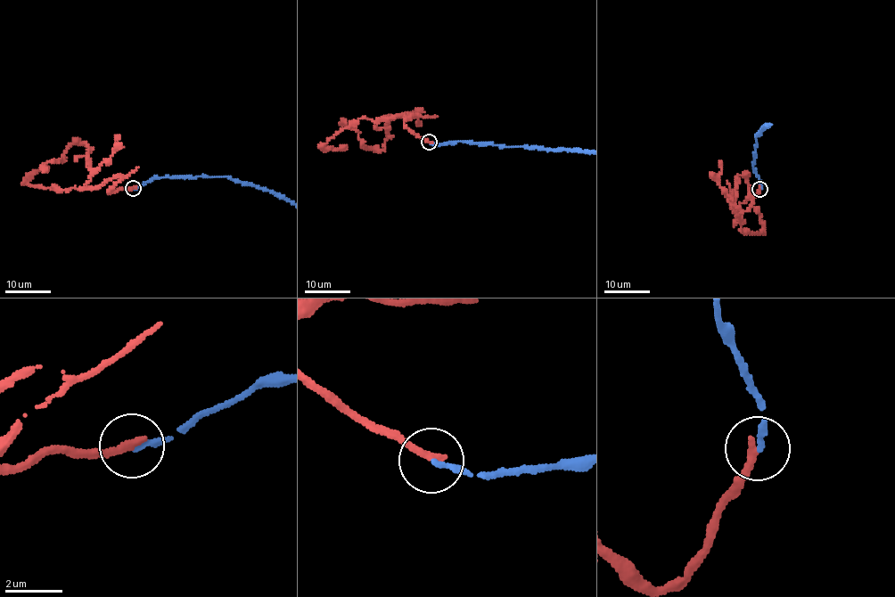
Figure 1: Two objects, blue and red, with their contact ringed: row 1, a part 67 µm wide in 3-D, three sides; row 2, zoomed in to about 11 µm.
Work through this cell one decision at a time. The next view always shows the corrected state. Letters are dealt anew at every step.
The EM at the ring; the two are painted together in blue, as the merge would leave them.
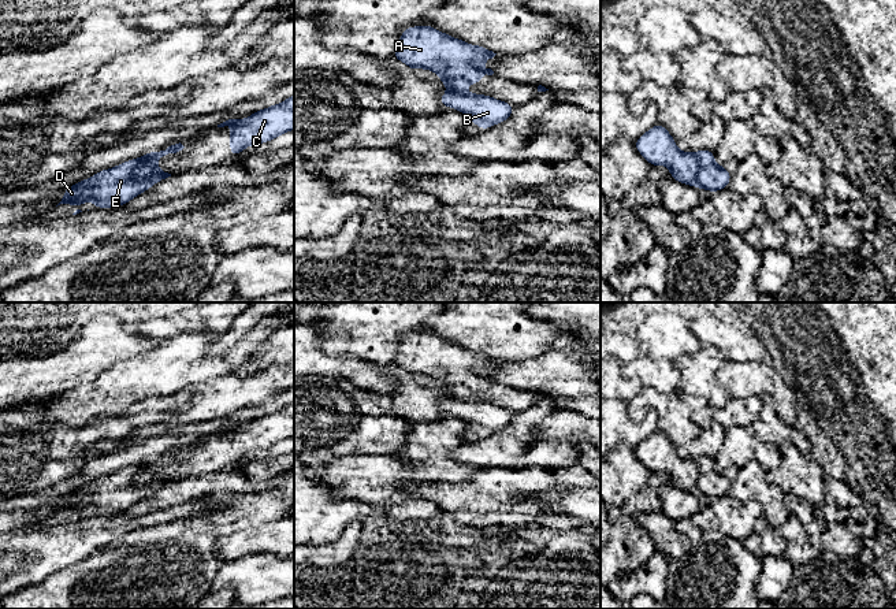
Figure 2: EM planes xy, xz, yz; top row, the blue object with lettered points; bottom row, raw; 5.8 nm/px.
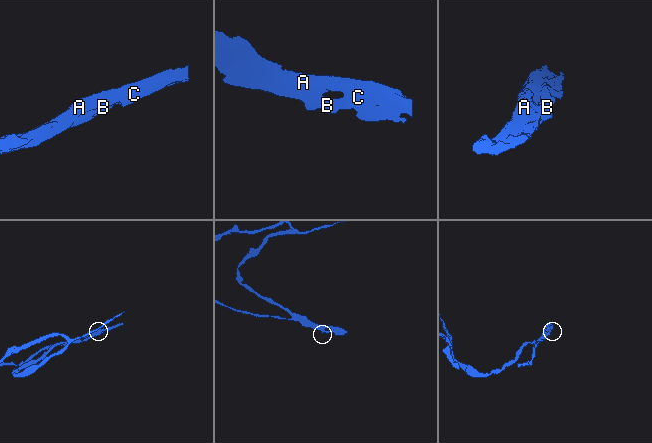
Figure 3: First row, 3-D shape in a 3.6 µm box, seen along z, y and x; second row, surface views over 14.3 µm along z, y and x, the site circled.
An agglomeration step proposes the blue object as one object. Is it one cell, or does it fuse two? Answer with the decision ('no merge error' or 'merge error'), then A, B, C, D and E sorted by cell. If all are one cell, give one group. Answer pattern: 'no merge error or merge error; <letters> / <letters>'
merge error; A C / B D E

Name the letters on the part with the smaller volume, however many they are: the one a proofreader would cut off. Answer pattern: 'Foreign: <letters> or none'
Foreign: B, D, E

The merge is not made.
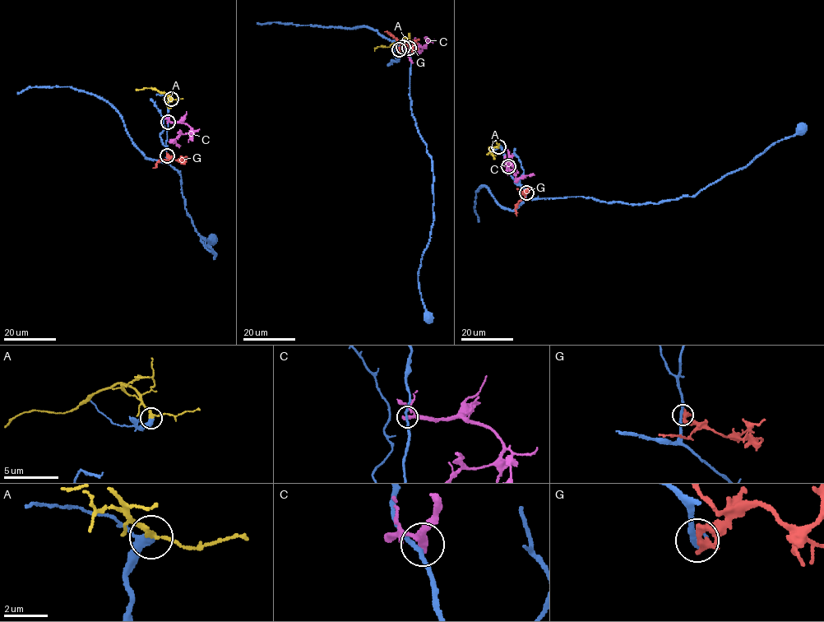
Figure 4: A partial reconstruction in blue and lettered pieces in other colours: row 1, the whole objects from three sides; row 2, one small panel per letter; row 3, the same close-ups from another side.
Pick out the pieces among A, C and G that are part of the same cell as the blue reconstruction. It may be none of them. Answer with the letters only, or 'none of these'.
A

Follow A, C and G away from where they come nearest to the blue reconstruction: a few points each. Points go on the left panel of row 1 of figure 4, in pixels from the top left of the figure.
A: (171, 99), (150, 88), (136, 90)
C: (168, 122), (184, 123), (191, 129), (173, 140), (179, 146)
G: (167, 155), (170, 158), (158, 162), (153, 168)

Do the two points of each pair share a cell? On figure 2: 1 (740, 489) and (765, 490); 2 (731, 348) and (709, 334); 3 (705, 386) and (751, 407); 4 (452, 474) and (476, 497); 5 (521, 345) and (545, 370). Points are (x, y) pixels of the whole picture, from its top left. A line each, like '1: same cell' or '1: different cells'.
1: same cell
2: same cell
3: different cells
4: different cells
5: different cells

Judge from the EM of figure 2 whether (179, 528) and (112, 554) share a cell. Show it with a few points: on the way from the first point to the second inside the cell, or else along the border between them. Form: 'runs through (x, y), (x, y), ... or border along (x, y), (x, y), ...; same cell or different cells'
border along (173, 539), (151, 543), (112, 545); different cells

